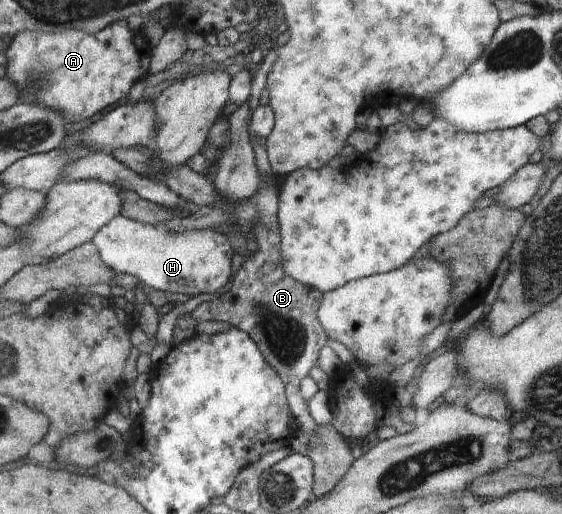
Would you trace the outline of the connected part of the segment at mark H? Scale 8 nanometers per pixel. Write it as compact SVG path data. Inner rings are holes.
M120 213L98 230L92 244L98 249L100 258L116 273L132 274L146 287L172 292L180 299L220 292L233 279L230 276L235 250L220 228L174 233L153 224L133 221Z

